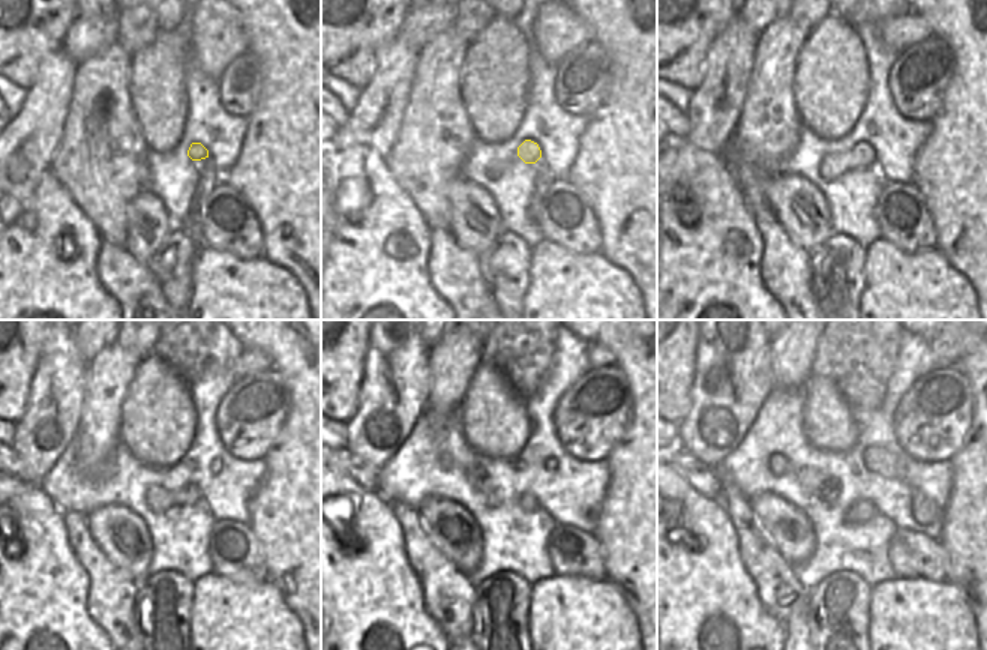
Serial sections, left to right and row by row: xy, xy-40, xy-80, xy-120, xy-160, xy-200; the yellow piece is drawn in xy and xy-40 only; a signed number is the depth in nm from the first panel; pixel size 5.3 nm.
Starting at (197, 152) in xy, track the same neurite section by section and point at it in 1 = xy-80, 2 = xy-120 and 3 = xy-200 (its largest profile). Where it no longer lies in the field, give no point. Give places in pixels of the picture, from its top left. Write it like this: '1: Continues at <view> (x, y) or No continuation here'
1: Continues at xy-80 (861, 156)
2: Continues at xy-120 (159, 500)
3: Continues at xy-200 (861, 511).

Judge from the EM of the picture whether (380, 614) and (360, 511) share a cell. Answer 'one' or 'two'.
one

